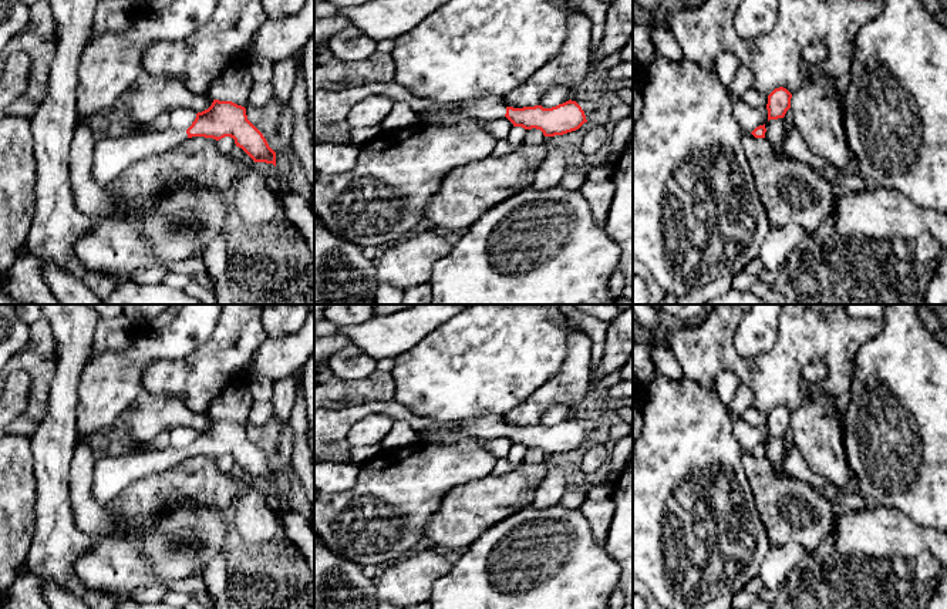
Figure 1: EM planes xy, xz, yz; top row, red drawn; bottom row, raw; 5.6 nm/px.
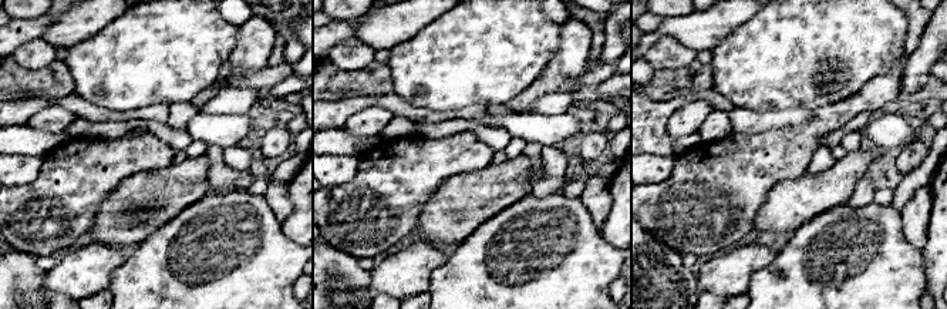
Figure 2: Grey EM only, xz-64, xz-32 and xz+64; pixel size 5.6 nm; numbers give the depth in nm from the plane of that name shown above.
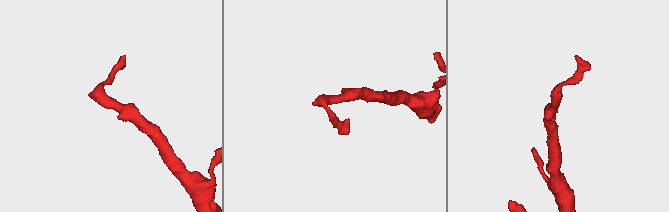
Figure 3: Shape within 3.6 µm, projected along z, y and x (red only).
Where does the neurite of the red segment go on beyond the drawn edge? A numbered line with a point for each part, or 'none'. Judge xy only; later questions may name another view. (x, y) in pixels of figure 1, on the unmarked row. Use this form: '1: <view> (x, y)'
1: xy (113, 474)

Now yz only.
none

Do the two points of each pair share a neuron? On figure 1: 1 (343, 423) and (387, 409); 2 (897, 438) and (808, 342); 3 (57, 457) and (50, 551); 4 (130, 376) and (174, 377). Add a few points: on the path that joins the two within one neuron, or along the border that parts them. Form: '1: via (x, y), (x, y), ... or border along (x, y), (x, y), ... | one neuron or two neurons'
1: via (354, 414), (367, 409), (376, 409) | one neuron
2: border along (856, 355), (851, 389), (846, 393) | two neurons
3: via (53, 480), (53, 528) | one neuron
4: border along (171, 360), (154, 360), (144, 369), (144, 392) | two neurons

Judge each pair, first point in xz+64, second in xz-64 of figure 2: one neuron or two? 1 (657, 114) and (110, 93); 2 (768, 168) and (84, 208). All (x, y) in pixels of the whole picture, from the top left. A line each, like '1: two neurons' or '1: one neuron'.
1: two neurons
2: one neuron

